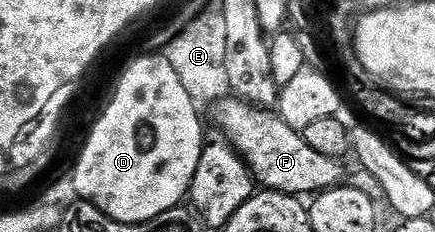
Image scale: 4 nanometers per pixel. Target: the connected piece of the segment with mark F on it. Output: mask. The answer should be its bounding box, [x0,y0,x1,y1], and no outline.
[214,95,344,194]

